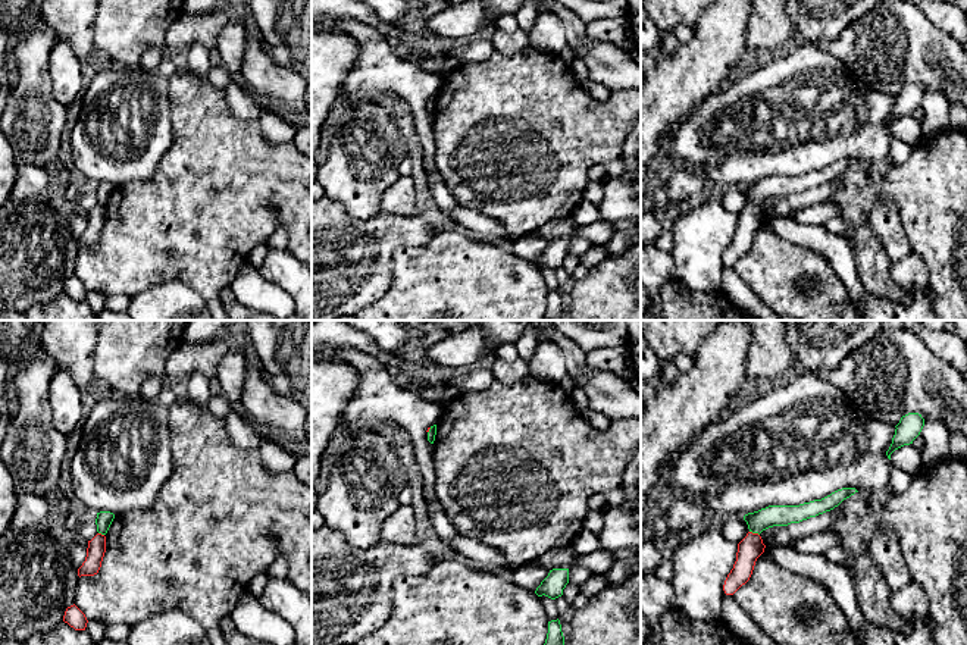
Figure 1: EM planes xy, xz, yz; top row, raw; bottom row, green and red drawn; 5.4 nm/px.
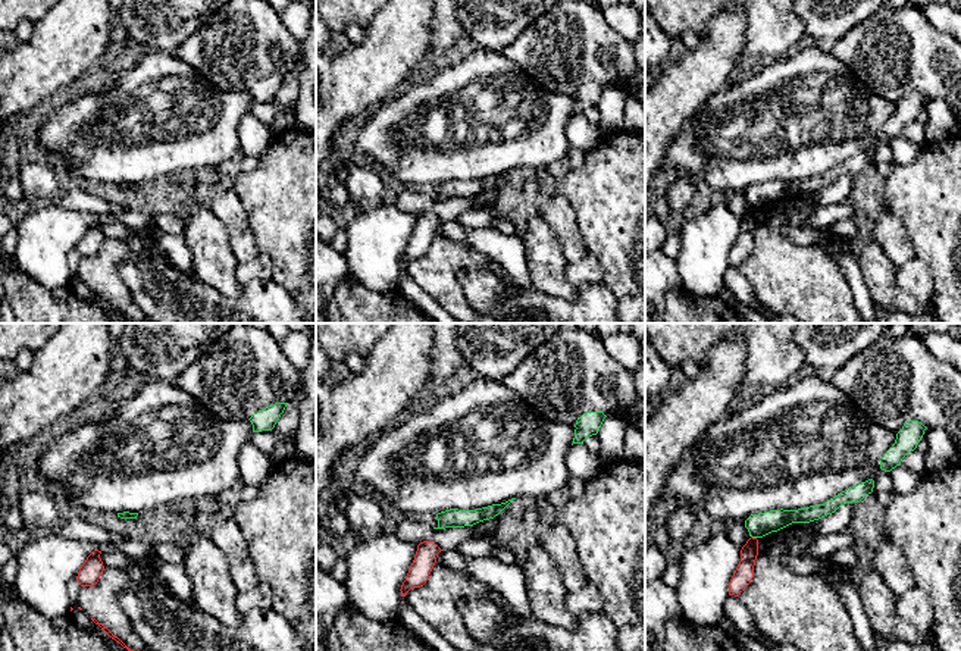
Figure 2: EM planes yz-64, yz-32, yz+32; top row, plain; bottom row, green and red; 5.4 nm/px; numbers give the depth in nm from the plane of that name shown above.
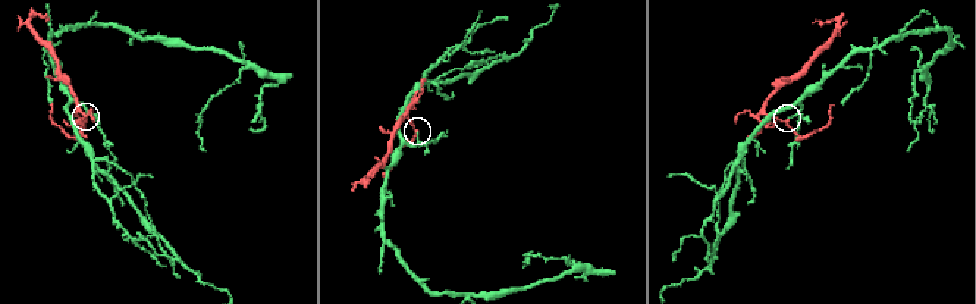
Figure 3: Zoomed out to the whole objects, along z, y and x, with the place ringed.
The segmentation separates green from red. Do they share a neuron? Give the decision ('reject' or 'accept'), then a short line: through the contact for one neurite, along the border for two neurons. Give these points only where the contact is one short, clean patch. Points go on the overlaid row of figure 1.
reject | yz (750, 531), (759, 535)

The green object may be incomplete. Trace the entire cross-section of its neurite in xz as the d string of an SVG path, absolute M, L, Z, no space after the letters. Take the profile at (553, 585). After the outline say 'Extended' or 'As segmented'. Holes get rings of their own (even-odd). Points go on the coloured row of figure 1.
M553 569L548 576L536 588L535 594L538 597L548 597L556 599L563 595L563 589L569 583L569 569Z. As segmented

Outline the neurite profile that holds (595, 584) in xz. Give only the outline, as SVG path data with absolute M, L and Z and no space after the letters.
M592 574L582 586L579 586L579 589L591 598L601 592L607 585L608 582L603 574Z

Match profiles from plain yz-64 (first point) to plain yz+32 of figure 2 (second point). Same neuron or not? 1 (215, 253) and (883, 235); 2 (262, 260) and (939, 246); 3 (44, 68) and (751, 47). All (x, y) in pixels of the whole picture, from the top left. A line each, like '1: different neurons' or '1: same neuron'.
1: different neurons
2: different neurons
3: different neurons

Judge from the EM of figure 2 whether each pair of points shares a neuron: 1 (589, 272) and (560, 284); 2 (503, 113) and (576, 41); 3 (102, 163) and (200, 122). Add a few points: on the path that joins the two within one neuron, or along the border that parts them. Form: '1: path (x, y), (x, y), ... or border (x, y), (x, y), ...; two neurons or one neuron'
1: border (567, 263), (566, 279), (575, 288); two neurons
2: border (509, 58), (542, 87), (563, 94); two neurons
3: path (127, 143), (141, 128), (175, 122); one neuron

